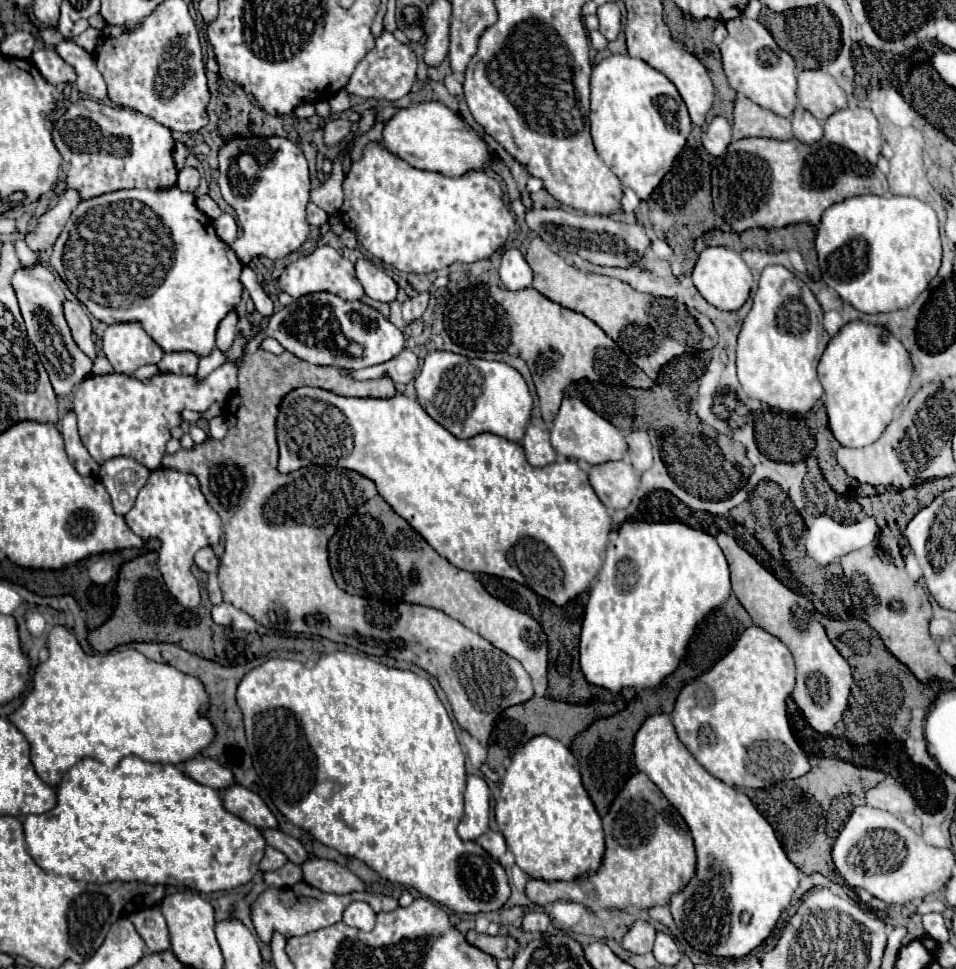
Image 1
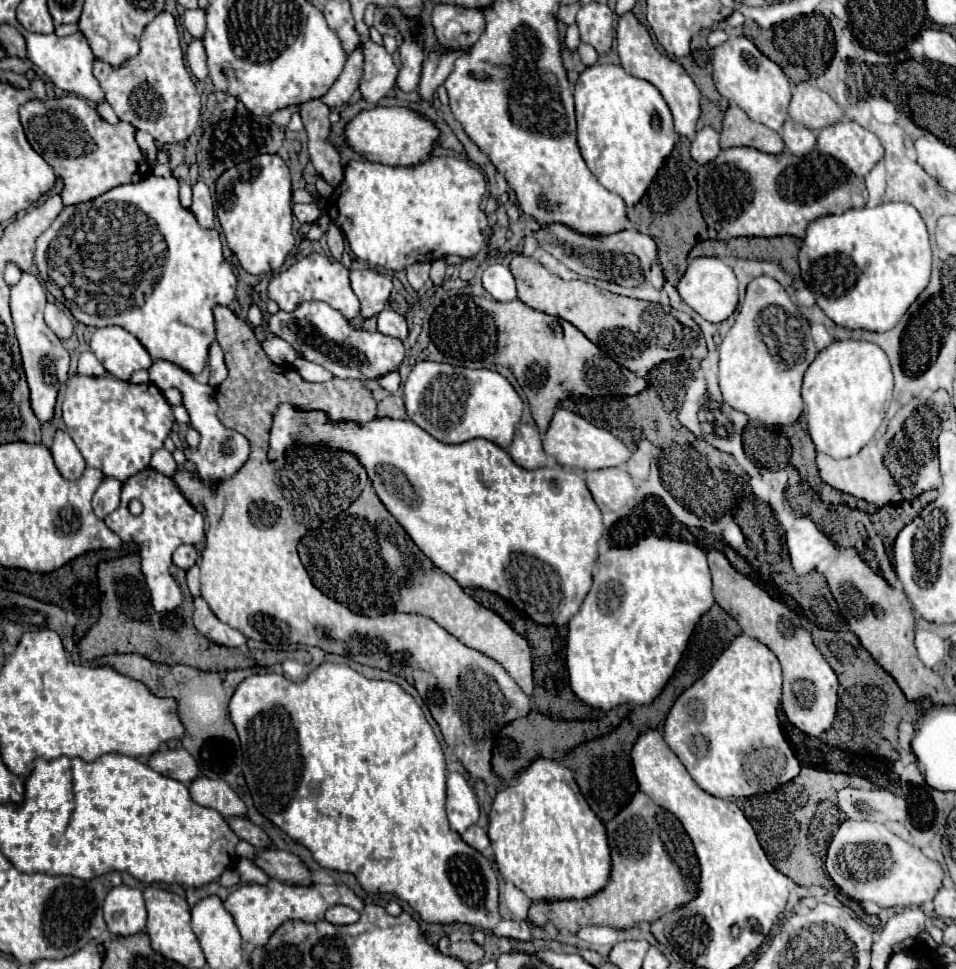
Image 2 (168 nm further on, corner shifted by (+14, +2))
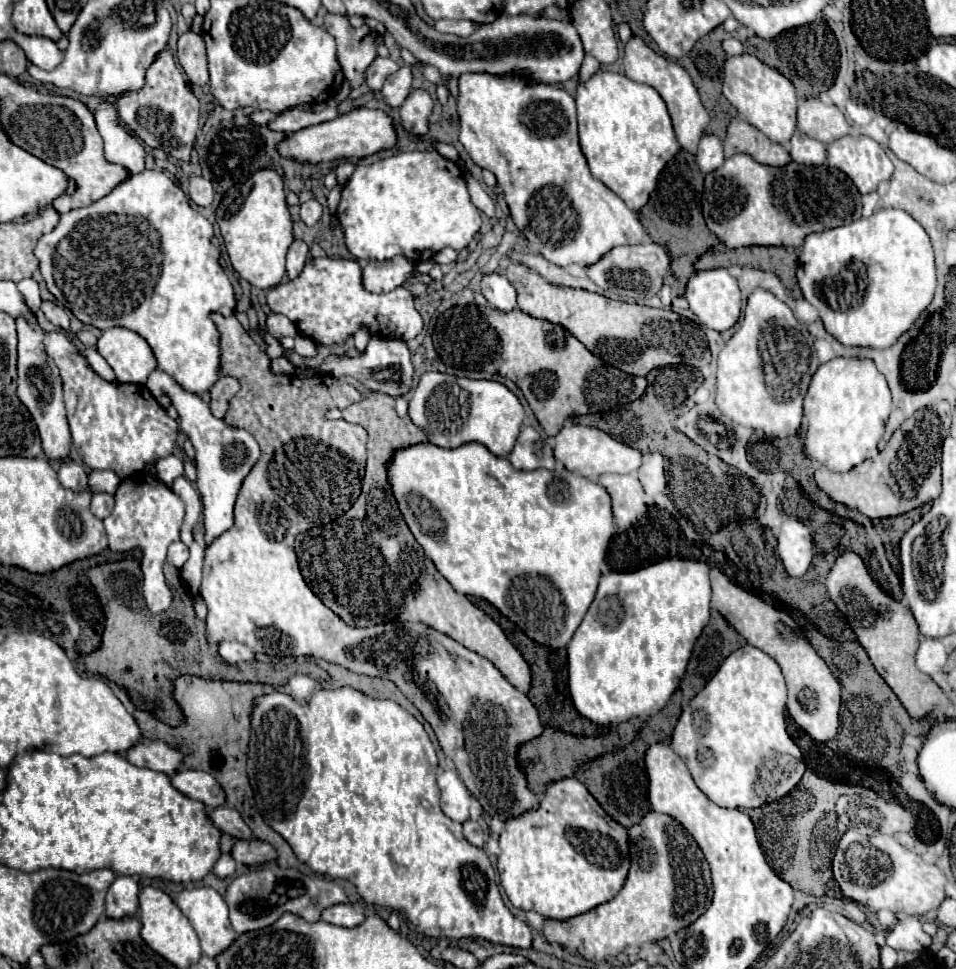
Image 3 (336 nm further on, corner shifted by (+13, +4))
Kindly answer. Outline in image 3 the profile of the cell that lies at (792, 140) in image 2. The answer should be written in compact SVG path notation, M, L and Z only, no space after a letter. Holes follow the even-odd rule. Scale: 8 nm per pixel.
M796 131L788 143L788 151L796 163L802 165L824 165L826 161L826 145L810 139L808 135Z

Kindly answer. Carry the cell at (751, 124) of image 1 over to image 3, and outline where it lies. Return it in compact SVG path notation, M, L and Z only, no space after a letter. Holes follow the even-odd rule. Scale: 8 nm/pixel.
M736 117L728 125L728 133L724 139L724 155L730 157L734 153L746 153L762 165L784 167L790 163L790 153L784 145L772 143L762 131L746 123L742 117Z

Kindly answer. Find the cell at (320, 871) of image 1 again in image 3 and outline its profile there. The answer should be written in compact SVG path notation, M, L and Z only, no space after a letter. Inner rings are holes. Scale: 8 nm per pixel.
M238 839L232 845L230 853L234 861L242 865L260 865L276 859L276 849L270 843L264 843L260 839Z

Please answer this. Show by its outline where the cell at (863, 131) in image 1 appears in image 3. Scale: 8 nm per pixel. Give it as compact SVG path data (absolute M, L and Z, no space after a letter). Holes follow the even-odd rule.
M846 135L828 147L828 165L846 173L862 195L876 191L882 181L892 177L892 161L870 137Z

